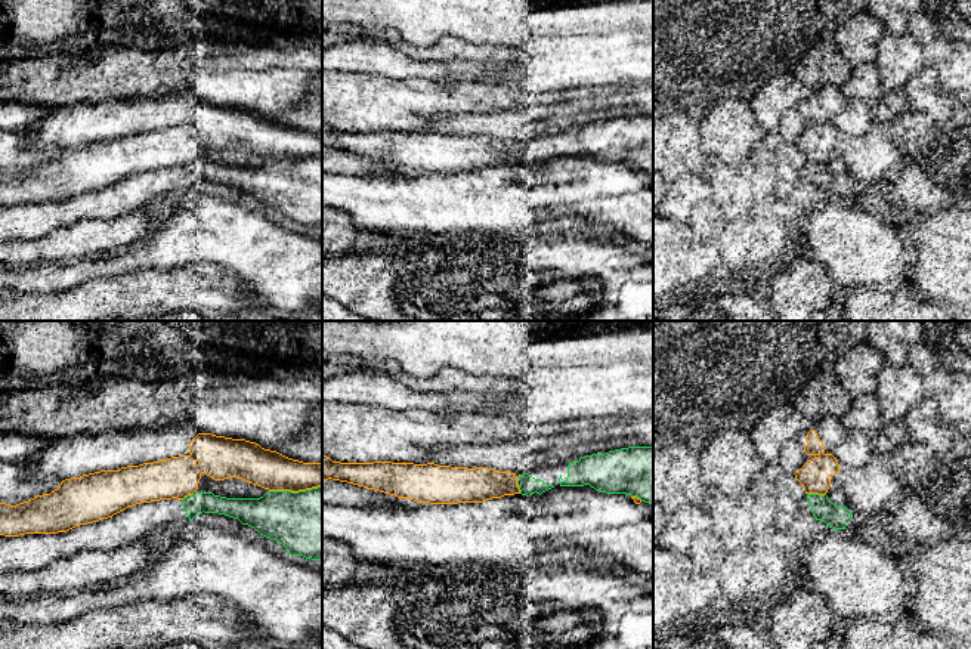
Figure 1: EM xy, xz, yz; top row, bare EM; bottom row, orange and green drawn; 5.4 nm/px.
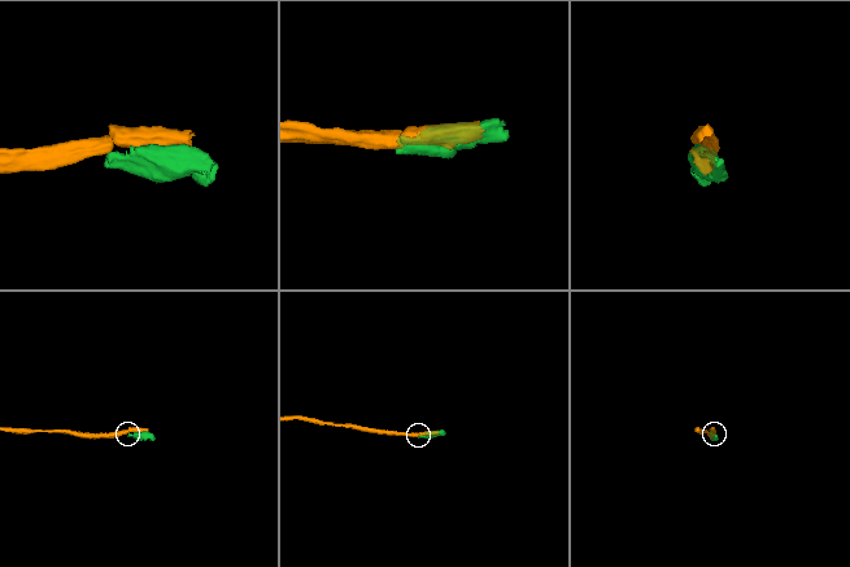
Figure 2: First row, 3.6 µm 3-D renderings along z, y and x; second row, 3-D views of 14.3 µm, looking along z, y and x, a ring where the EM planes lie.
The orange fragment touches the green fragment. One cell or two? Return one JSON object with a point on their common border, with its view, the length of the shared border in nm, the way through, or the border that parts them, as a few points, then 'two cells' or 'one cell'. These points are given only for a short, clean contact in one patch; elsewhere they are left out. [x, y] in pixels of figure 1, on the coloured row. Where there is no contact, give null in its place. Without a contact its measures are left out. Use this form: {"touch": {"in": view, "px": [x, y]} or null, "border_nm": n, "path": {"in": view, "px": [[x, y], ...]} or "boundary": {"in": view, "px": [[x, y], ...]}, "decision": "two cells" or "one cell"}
{"touch": {"in": "xy", "px": [294, 491]}, "border_nm": 280, "decision": "two cells"}

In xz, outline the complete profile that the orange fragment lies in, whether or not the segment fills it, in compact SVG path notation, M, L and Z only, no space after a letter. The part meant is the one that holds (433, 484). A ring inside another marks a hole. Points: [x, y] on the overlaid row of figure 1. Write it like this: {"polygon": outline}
{"polygon": "M322 454L322 480L340 480L417 503L483 503L520 494L516 473L435 463L340 463Z"}

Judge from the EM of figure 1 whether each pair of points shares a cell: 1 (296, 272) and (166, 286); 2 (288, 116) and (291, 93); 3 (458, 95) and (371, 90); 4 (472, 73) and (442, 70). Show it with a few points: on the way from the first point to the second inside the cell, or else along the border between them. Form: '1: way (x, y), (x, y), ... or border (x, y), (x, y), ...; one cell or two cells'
1: border (201, 265), (225, 269), (253, 296), (256, 305); two cells
2: border (306, 95), (299, 102), (275, 114); two cells
3: way (436, 98), (393, 98); one cell
4: way (464, 71), (450, 71); one cell

